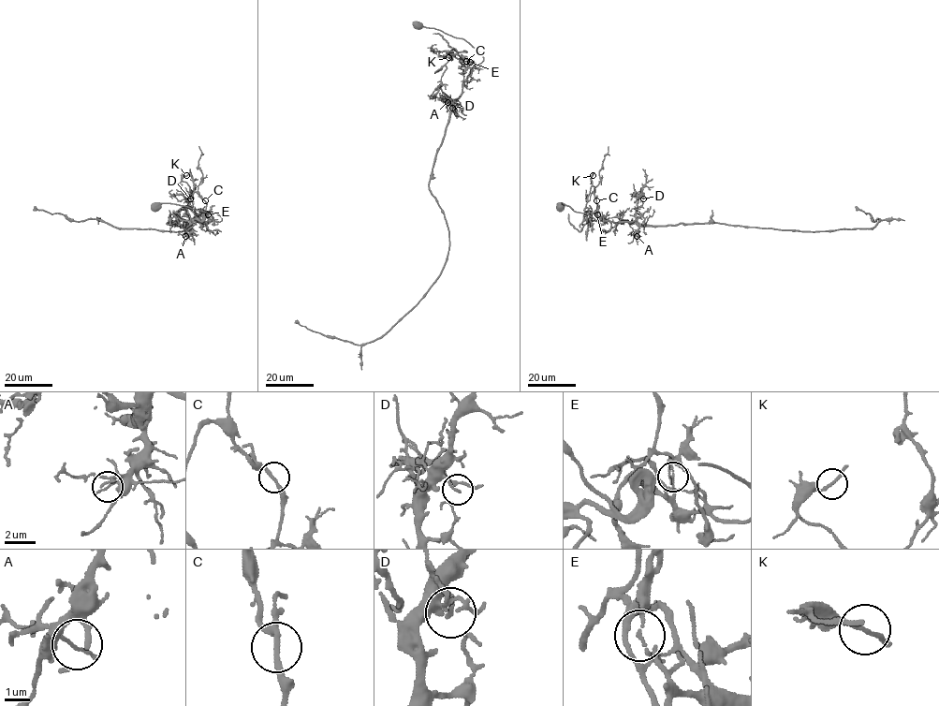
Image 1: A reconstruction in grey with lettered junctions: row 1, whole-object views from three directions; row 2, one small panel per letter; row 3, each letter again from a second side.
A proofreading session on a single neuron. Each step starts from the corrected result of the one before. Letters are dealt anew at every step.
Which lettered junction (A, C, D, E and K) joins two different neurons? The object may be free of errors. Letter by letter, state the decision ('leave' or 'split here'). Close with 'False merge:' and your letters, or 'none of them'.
A: leave
C: leave
D: leave
E: split here
K: leave
False merge: E

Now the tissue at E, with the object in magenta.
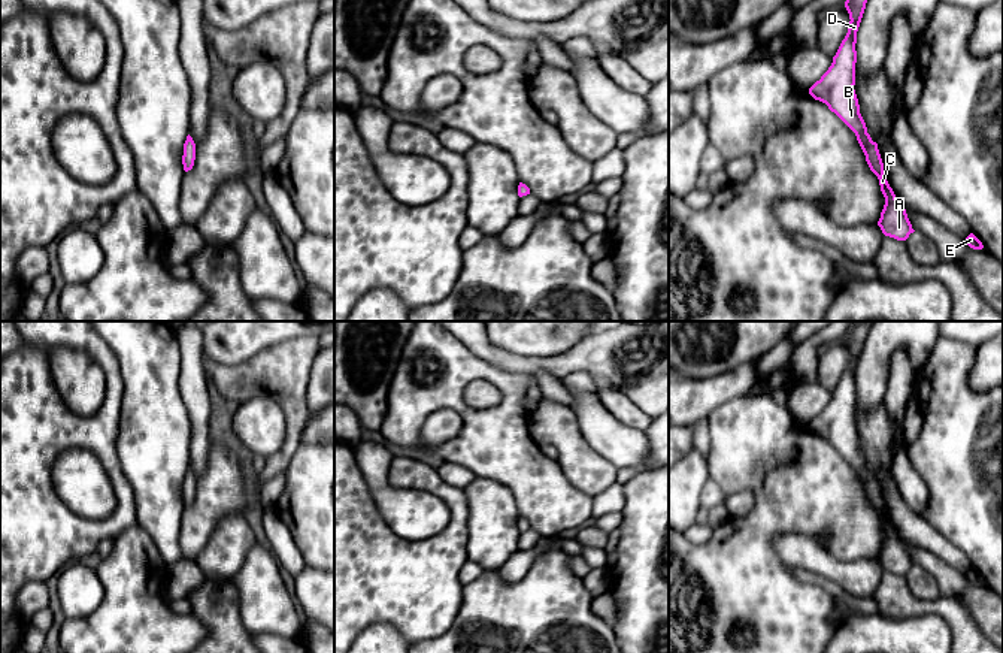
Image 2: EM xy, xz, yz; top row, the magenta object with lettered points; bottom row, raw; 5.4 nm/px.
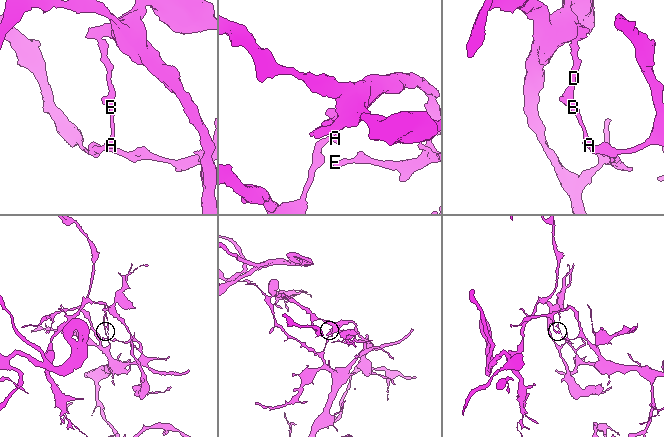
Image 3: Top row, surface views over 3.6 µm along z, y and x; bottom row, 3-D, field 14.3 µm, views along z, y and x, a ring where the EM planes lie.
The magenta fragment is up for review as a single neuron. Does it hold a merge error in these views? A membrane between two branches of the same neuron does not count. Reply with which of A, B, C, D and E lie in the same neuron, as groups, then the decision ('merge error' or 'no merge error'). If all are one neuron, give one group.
groups A C / B D E; merge error

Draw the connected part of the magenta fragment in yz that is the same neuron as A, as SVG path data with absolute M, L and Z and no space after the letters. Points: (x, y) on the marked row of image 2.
M869 133L866 136L855 136L866 155L870 170L879 179L881 191L885 197L885 205L878 226L885 236L894 238L897 241L906 241L915 230L912 229L906 209L899 203L893 188L884 176L884 163L878 149L878 143L872 140Z

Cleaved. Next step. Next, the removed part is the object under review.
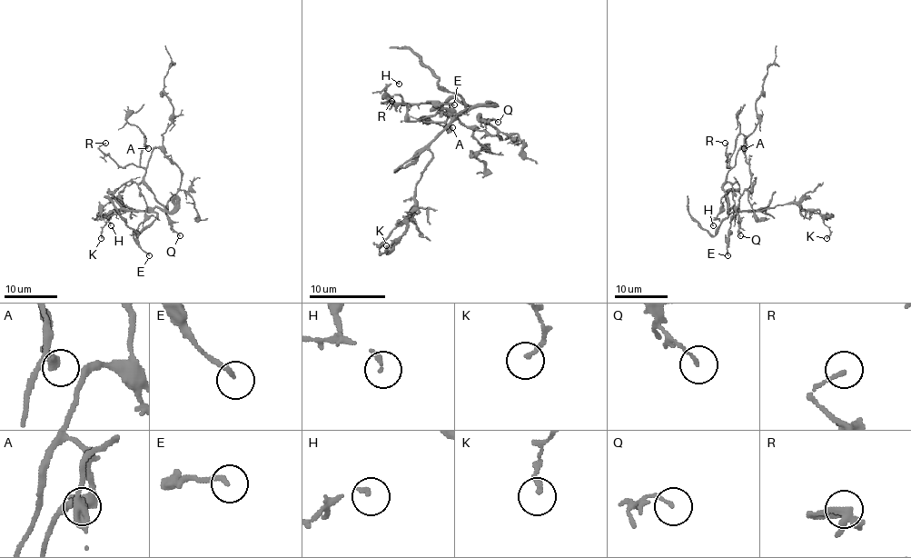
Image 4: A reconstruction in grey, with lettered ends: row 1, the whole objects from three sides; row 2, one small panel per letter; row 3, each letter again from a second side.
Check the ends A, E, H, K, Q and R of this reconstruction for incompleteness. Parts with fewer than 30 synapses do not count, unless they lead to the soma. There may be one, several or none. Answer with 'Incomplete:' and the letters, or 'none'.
Incomplete: none

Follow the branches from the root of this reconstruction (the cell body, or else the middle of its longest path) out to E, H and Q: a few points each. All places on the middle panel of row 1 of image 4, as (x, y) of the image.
E: (445, 103), (439, 111), (449, 114), (450, 113), (437, 106), (442, 103), (454, 104)
H: (445, 103), (430, 116), (410, 120), (403, 99), (386, 92), (388, 86), (395, 82), (399, 84)
Q: (445, 103), (466, 125), (486, 130), (500, 137), (479, 116), (480, 120), (494, 118), (498, 122)

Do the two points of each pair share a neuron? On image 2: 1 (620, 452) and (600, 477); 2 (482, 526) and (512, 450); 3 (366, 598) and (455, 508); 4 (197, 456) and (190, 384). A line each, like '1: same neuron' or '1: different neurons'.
1: different neurons
2: different neurons
3: same neuron
4: same neuron

